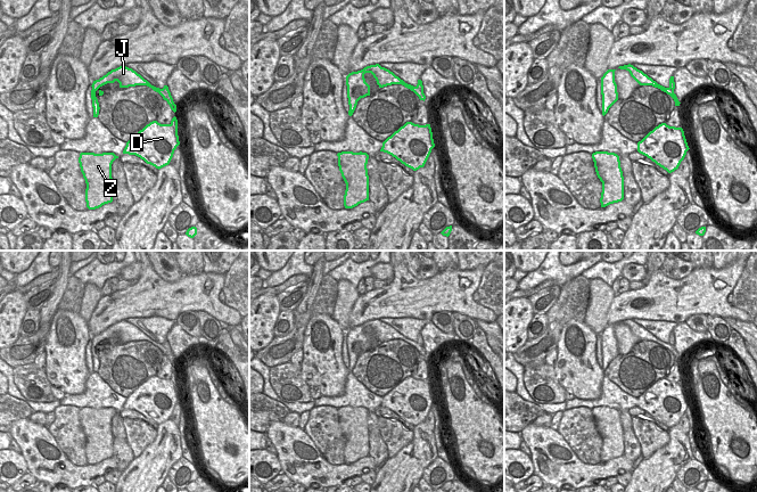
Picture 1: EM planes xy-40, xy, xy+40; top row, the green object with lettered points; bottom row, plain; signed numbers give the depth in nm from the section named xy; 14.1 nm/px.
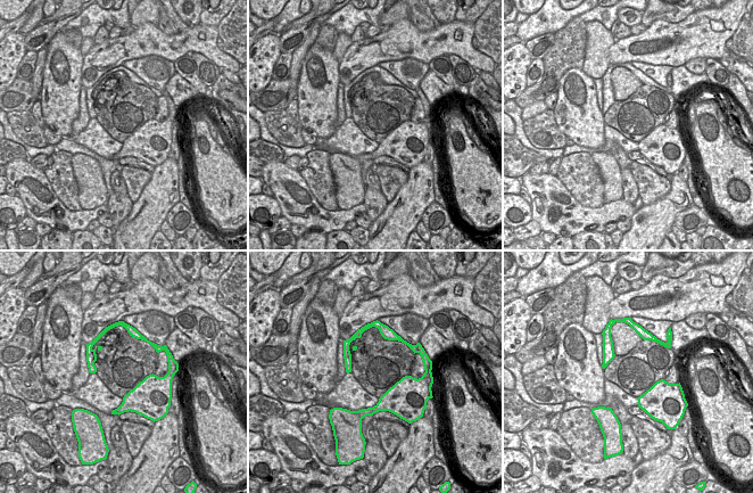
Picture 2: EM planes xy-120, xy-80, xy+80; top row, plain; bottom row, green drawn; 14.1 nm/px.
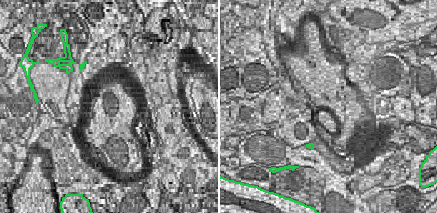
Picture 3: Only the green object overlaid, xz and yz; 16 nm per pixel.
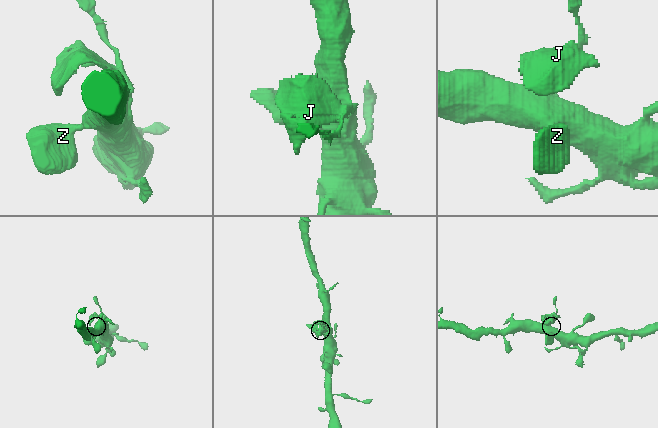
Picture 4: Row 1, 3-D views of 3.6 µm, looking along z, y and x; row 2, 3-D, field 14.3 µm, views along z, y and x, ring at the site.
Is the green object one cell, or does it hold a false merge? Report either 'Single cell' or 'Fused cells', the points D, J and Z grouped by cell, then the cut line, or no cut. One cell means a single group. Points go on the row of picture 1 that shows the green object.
Fused cells. Groups: D Z / J. Split along xy (405, 83), (408, 87).

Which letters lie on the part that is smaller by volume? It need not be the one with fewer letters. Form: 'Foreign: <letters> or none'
Foreign: J

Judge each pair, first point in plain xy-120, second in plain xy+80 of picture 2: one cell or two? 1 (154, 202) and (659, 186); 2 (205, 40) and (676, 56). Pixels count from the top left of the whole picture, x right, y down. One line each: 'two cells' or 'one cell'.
1: two cells
2: one cell

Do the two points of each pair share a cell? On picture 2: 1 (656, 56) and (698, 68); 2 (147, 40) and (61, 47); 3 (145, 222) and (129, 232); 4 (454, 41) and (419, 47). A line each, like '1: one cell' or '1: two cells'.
1: two cells
2: two cells
3: one cell
4: one cell

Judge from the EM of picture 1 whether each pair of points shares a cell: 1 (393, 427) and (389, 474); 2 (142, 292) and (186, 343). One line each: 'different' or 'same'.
1: different
2: different

